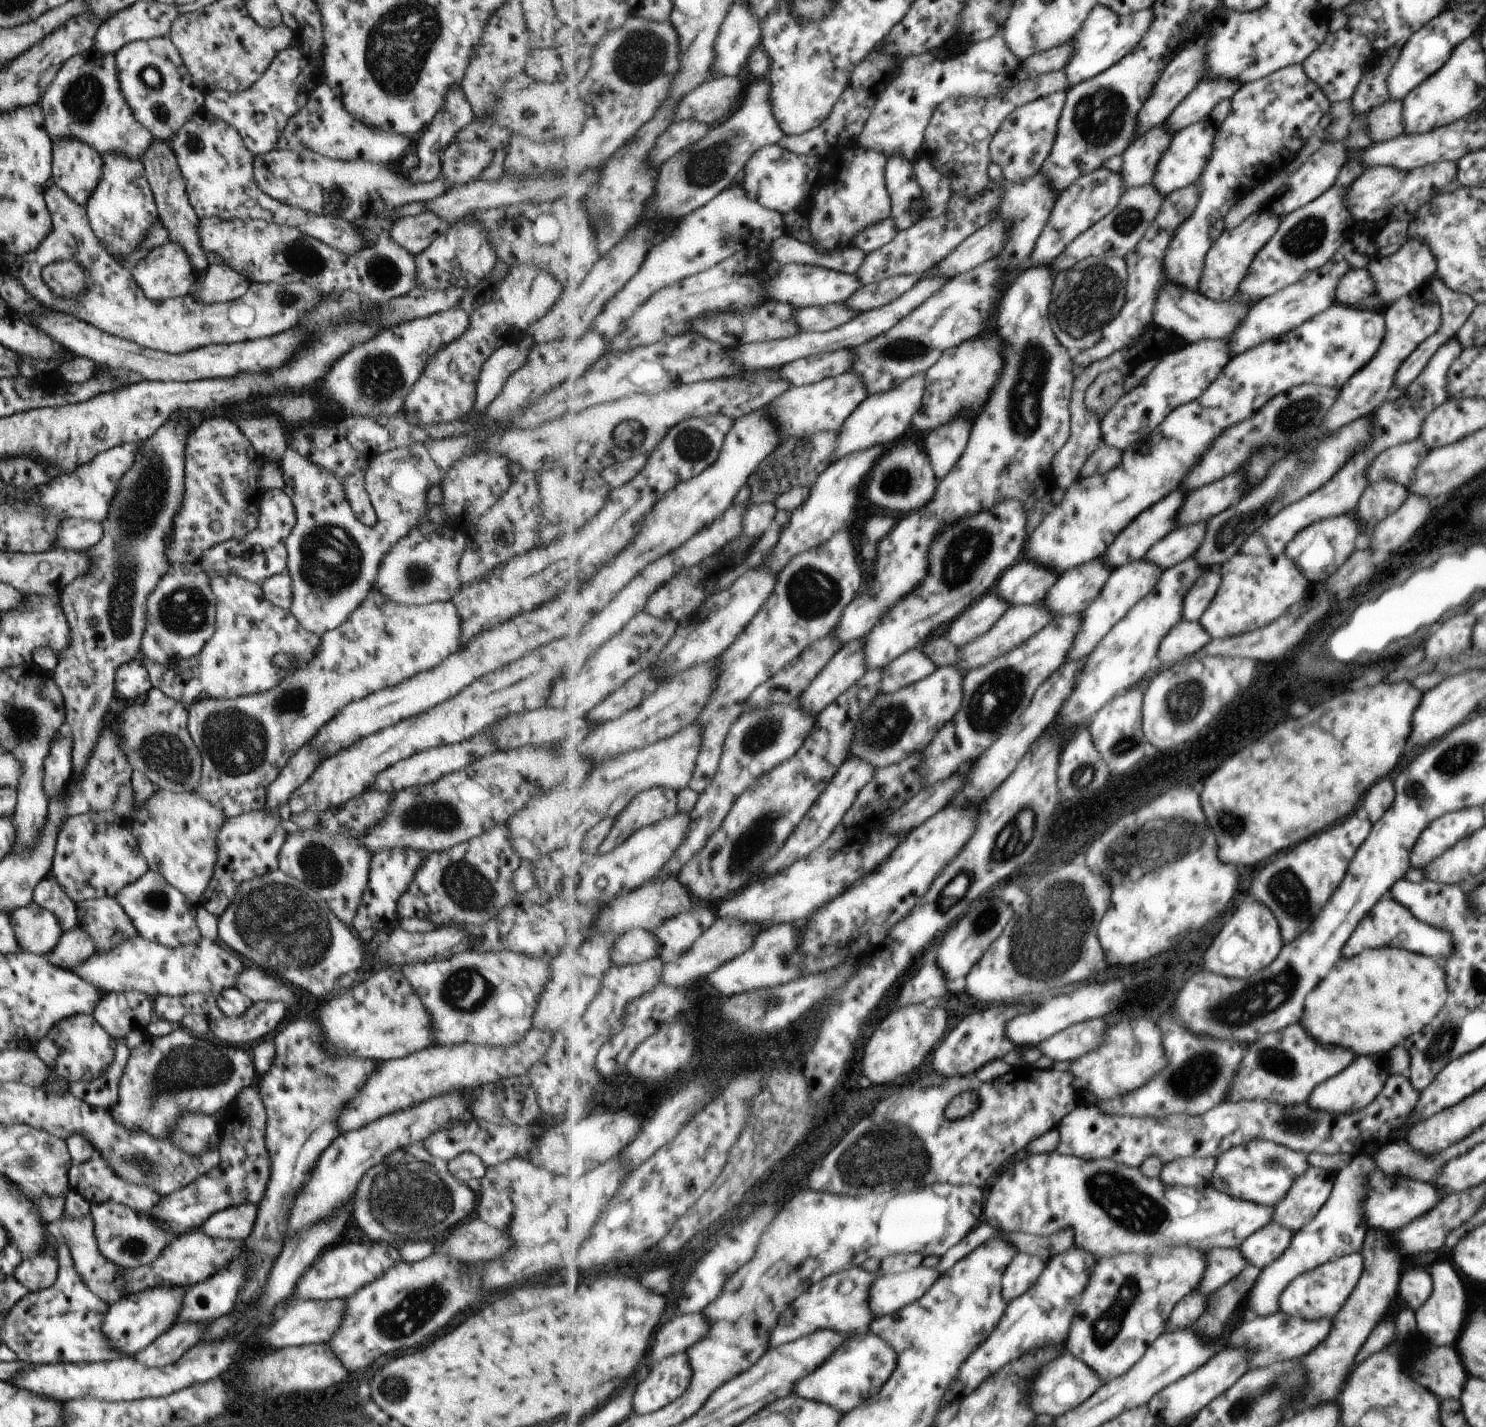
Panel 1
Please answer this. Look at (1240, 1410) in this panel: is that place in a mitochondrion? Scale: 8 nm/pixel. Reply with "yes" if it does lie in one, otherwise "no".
yes

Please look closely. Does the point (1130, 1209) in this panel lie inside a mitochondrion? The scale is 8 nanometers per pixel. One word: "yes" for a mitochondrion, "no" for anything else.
yes

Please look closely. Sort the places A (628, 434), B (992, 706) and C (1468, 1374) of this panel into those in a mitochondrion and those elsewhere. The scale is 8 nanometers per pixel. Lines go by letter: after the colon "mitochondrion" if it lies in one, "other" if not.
A: mitochondrion
B: mitochondrion
C: other

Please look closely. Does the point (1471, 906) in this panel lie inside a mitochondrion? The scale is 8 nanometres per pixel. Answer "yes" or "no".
no

